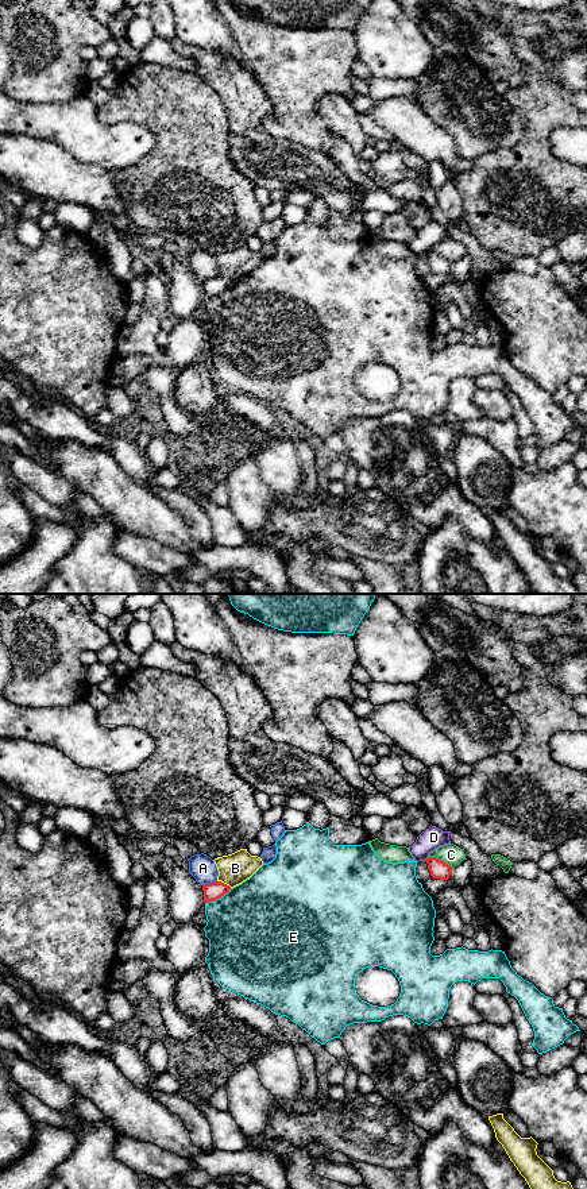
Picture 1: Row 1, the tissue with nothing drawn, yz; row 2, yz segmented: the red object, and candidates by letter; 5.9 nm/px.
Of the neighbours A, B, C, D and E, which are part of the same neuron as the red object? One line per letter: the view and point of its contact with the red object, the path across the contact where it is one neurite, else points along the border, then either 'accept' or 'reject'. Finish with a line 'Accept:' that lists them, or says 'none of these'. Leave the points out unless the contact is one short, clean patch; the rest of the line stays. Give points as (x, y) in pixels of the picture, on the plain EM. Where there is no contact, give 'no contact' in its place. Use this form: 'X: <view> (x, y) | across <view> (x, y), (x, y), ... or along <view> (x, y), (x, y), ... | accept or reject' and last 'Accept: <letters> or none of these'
A: yz (209, 278) | reject
B: yz (224, 280) | reject
C: yz (440, 255) | along yz (428, 251), (435, 251), (452, 262) | reject
D: yz (427, 254) | reject
E: yz (217, 293) | reject
Accept: none of these

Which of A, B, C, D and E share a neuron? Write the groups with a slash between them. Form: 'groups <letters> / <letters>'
groups A / B / C / D / E

